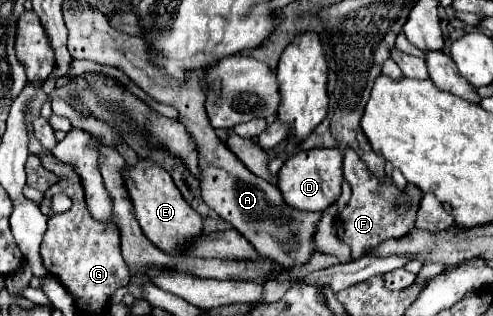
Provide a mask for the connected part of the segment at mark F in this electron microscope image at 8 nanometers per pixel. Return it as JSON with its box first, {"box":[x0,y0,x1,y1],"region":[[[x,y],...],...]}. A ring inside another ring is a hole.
{"box":[337,149,423,259],"region":[[[345,149],[345,161],[343,161],[343,175],[345,181],[351,185],[351,201],[337,217],[337,235],[341,241],[345,241],[351,247],[351,253],[355,259],[363,257],[367,251],[375,249],[387,239],[399,239],[405,237],[415,229],[415,217],[419,209],[419,201],[423,197],[423,191],[419,191],[415,185],[407,183],[403,189],[395,187],[391,177],[375,177],[367,165],[359,159],[355,149]]]}

